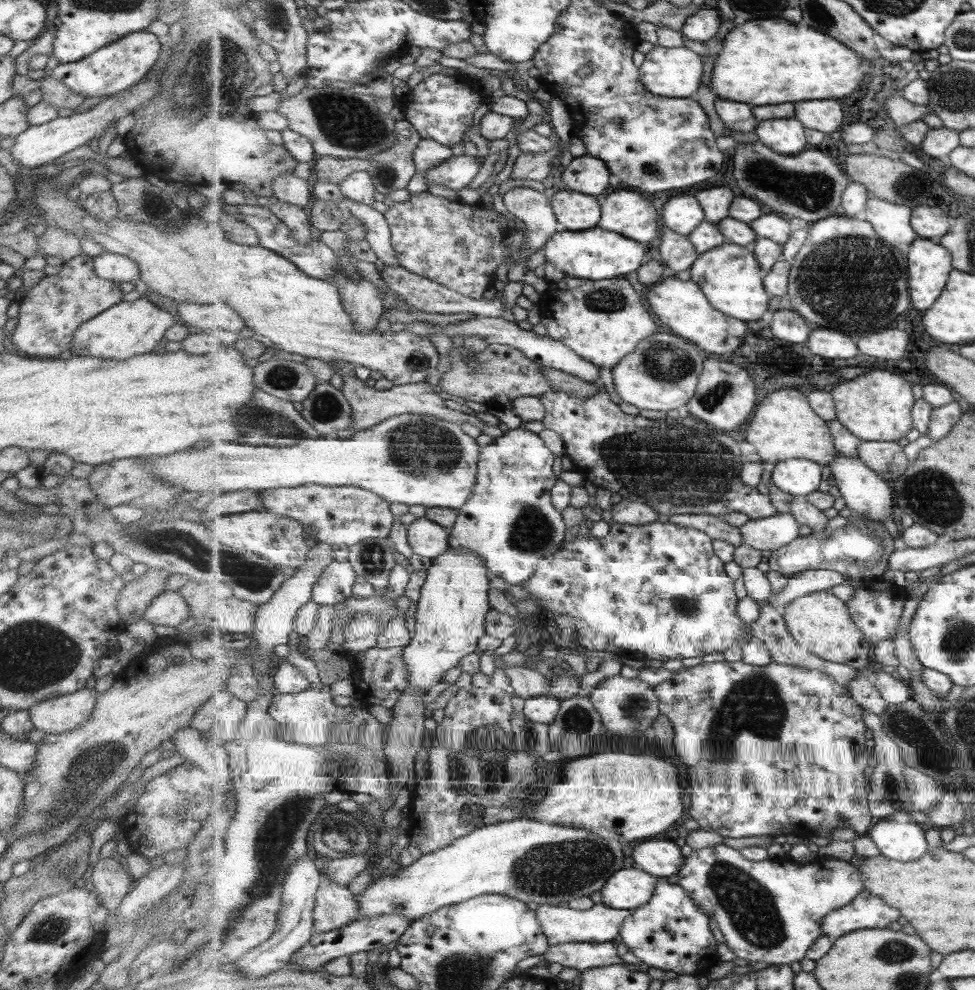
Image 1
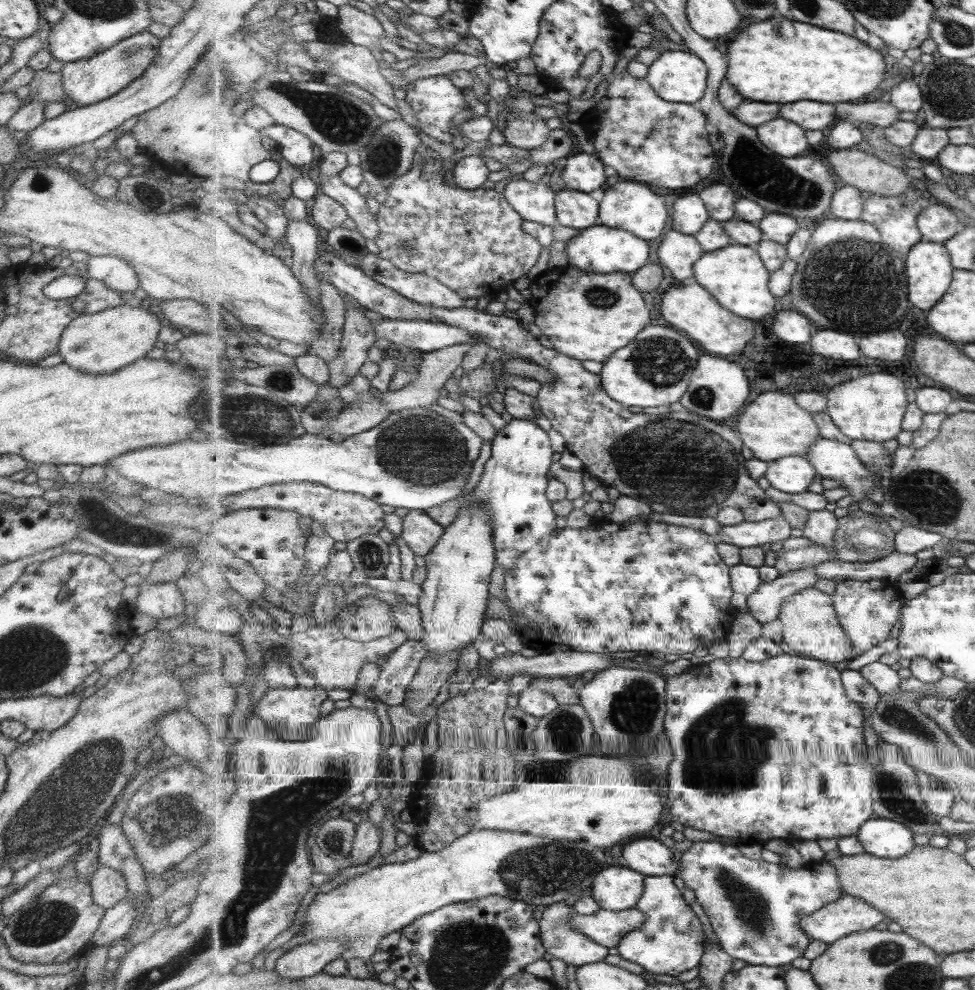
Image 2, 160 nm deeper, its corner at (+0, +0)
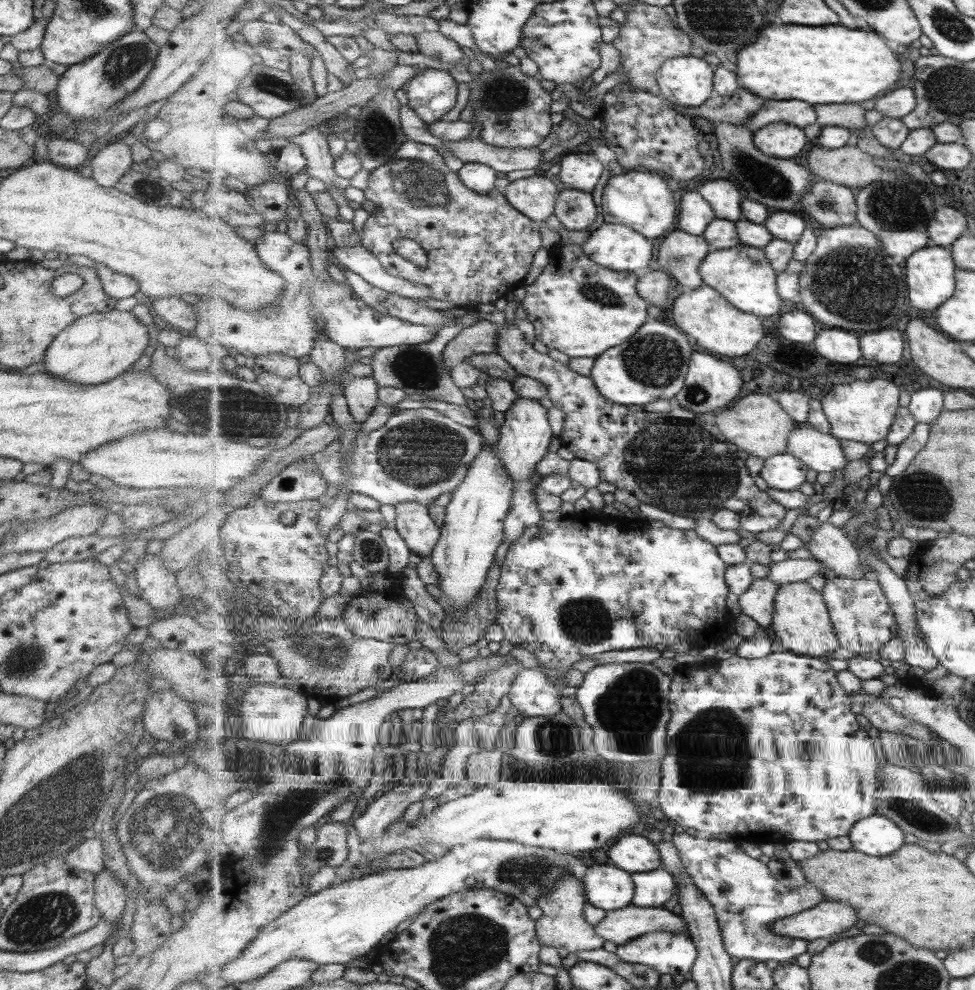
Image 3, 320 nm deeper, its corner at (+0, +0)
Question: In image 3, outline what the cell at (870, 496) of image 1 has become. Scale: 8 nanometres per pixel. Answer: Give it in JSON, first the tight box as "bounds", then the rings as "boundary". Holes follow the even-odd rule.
{"bounds":[787,421,850,473],"boundary":[[[808,421],[796,424],[787,438],[787,446],[789,453],[817,473],[847,471],[850,464],[839,438],[819,432]]]}

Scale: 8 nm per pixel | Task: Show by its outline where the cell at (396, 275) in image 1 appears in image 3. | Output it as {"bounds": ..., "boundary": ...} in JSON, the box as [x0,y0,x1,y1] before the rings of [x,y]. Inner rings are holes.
{"bounds":[331,245,432,301],"boundary":[[[363,245],[331,246],[332,260],[341,268],[352,270],[369,281],[375,287],[382,288],[391,294],[404,296],[417,301],[432,298],[432,290],[428,286],[409,282],[404,278],[389,274],[382,262]]]}

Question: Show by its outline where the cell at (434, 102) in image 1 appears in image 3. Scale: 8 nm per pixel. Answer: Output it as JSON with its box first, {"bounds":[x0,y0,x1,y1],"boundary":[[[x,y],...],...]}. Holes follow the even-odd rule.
{"bounds":[401,68,457,124],"boundary":[[[433,68],[421,69],[401,88],[408,98],[408,105],[427,124],[445,118],[457,104],[457,81],[450,71]]]}

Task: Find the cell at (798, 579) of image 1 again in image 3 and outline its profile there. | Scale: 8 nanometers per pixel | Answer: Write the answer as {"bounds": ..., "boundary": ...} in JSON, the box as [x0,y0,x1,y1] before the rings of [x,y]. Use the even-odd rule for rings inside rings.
{"bounds":[738,579,781,628],"boundary":[[[757,579],[749,590],[738,597],[741,612],[751,616],[762,628],[772,626],[775,610],[775,596],[781,584],[769,579]]]}

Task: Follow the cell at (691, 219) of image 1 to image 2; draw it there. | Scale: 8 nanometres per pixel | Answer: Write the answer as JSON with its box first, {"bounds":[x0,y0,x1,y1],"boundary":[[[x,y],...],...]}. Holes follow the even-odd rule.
{"bounds":[672,194,711,236],"boundary":[[[697,194],[683,196],[675,202],[672,220],[677,231],[696,236],[711,218],[705,202]]]}

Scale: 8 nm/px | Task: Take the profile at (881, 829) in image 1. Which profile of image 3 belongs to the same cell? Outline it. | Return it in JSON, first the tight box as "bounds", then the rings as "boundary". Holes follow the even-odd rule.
{"bounds":[848,812,904,856],"boundary":[[[875,812],[855,824],[848,835],[853,849],[871,856],[889,856],[904,845],[903,833],[894,820]]]}

